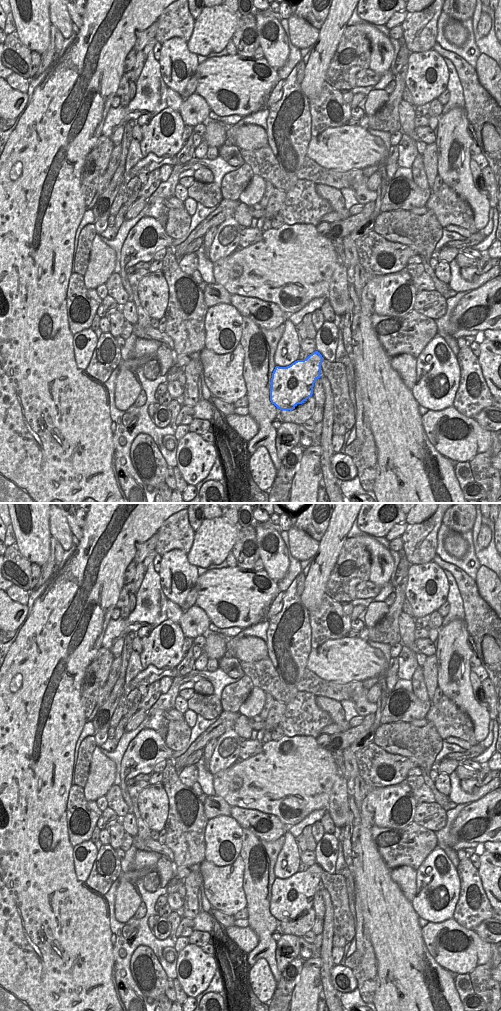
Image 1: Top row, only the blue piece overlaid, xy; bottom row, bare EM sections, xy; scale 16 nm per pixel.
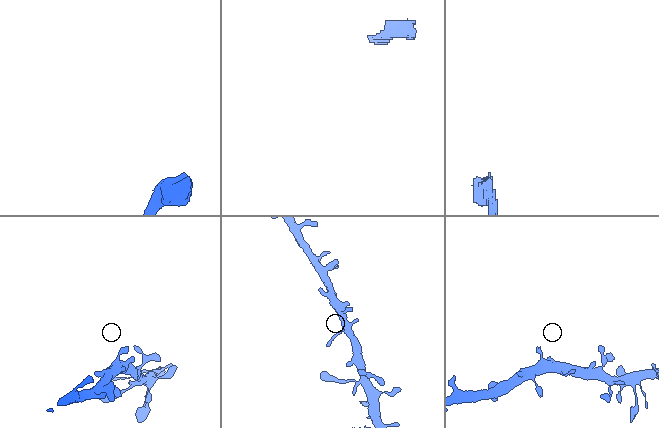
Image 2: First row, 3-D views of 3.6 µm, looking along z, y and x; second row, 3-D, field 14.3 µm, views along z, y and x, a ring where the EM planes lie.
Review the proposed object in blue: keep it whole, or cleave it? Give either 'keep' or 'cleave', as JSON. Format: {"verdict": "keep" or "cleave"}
{"verdict": "keep"}

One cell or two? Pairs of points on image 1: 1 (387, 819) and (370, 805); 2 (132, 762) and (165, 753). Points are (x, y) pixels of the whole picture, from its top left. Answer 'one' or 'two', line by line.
1: one
2: one

